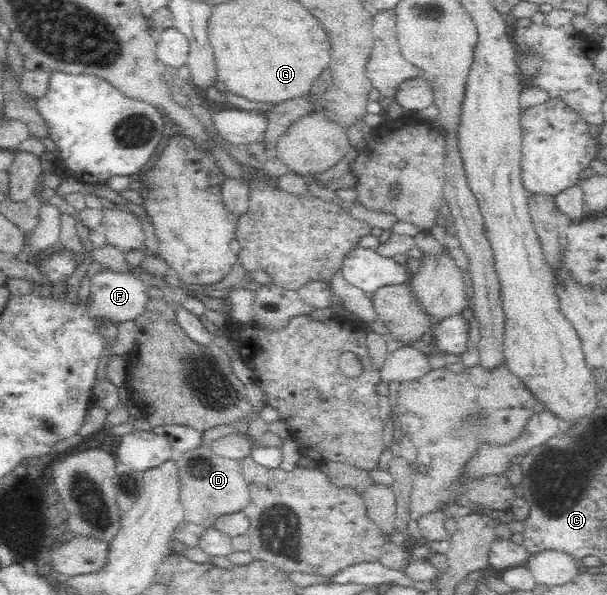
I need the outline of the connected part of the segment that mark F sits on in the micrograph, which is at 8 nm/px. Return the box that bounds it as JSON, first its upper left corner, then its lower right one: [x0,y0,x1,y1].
[89,270,149,324]

